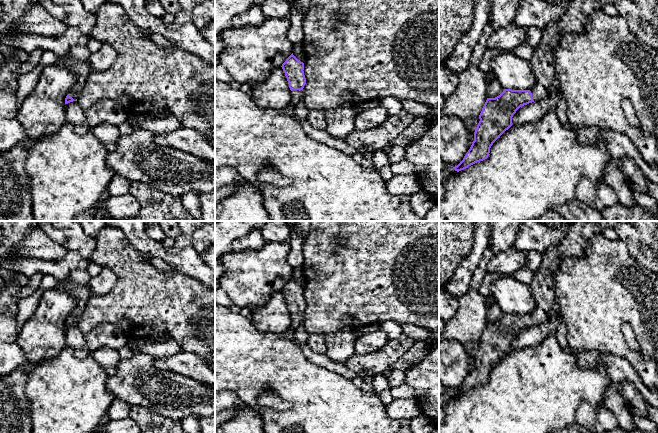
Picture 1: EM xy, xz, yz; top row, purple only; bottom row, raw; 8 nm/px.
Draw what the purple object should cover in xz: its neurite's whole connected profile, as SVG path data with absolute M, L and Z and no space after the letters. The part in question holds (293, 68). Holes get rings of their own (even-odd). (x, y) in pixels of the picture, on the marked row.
M292 53L281 67L291 90L290 108L293 109L297 103L304 99L303 88L306 84L306 78L303 71L304 63L299 61Z

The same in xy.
M68 53L62 56L60 62L74 73L79 80L79 83L69 91L65 98L65 104L68 104L77 101L80 85L88 78L91 70L88 61L73 59Z

